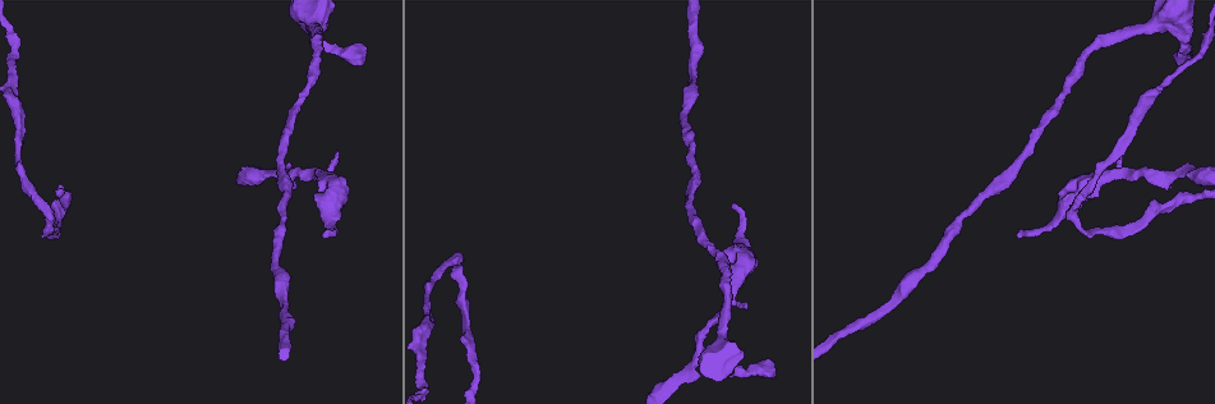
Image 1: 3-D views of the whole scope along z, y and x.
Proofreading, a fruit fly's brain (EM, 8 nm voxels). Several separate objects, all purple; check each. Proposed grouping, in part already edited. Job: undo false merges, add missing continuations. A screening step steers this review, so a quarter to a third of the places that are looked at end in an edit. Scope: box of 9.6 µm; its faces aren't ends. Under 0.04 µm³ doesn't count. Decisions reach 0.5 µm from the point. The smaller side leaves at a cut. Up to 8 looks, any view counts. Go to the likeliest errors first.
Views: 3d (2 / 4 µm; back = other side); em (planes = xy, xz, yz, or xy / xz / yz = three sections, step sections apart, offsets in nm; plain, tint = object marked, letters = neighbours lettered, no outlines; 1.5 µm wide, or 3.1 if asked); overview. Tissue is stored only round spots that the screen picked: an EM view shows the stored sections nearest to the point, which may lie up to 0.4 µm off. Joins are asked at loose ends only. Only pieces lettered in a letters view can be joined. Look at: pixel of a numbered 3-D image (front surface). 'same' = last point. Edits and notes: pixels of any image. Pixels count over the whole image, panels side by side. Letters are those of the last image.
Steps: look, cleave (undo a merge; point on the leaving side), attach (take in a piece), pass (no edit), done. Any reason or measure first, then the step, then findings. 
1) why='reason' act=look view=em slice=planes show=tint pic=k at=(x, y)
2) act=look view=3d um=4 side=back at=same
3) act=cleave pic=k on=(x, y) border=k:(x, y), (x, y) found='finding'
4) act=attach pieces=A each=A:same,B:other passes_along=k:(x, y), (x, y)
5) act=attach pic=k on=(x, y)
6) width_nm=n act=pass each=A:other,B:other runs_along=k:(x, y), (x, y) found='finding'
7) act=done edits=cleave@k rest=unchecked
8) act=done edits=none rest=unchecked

why='branch stops here' act=look view=em slice=planes show=letters pic=1 at=(773, 377)

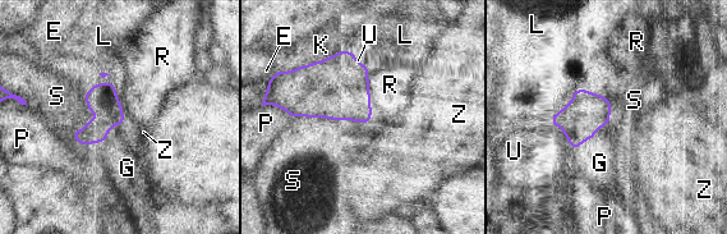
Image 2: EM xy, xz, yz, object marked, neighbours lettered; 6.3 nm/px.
longest_contact=S:460nm act=attach pieces=G each=E:other,G:same,K:other,L:other,P:other,R:other,S:other,U:other,Z:other passes_along=2:(101, 99), (106, 134), (127, 168) found='it goes on there'

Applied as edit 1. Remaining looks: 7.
why='see it whole again' act=look view=overview

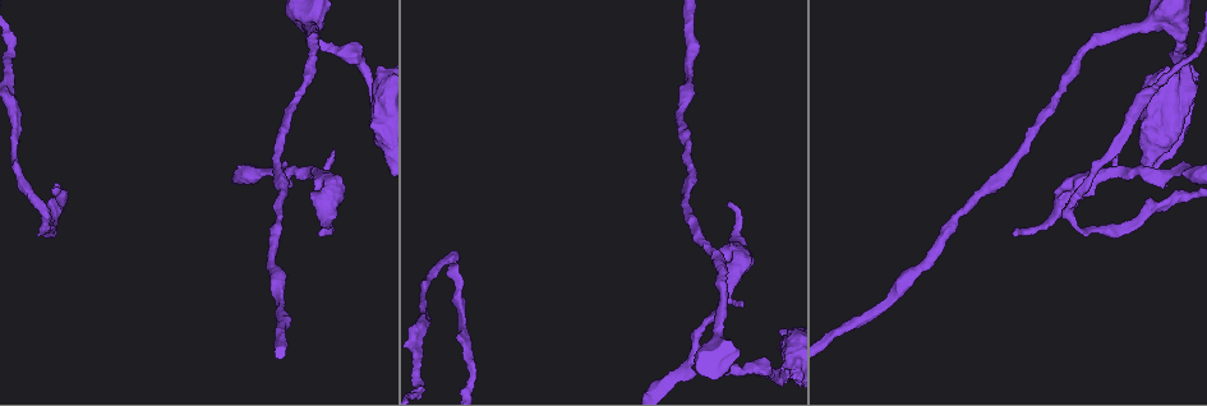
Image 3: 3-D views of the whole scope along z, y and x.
why='thin end' act=look view=em slice=yz step=4 show=letters pic=3 at=(729, 202)

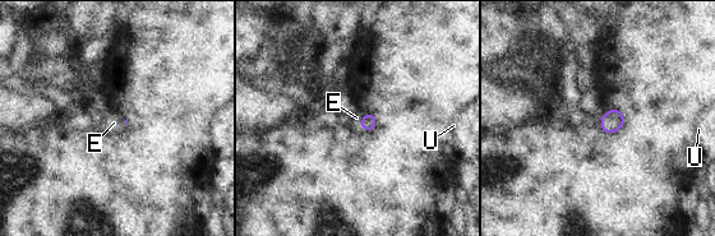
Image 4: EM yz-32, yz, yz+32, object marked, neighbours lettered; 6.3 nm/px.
why='cut it another way' act=look view=em slice=planes show=letters at=same

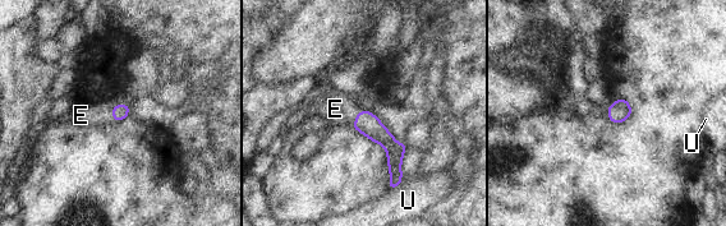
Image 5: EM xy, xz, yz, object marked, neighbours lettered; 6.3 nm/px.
act=attach pieces=E each=E:same,U:other passes_along=5:(366, 123), (355, 119), (335, 109) found='the neuron continues'

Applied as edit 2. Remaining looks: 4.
why='thin neck' act=look view=em slice=xy step=4 show=letters pic=3 at=(455, 269)

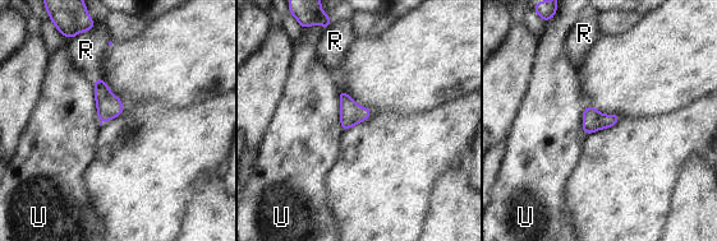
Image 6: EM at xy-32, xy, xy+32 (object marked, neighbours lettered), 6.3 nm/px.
act=look view=em slice=planes show=letters at=same

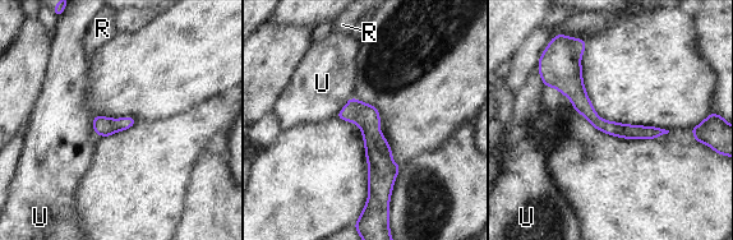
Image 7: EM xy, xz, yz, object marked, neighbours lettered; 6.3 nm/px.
act=pass each=R:other,U:other border=7:(351, 96), (335, 115) found='one neuron here'

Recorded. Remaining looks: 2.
act=done edits=attach@2,attach@5 rest=unchecked

